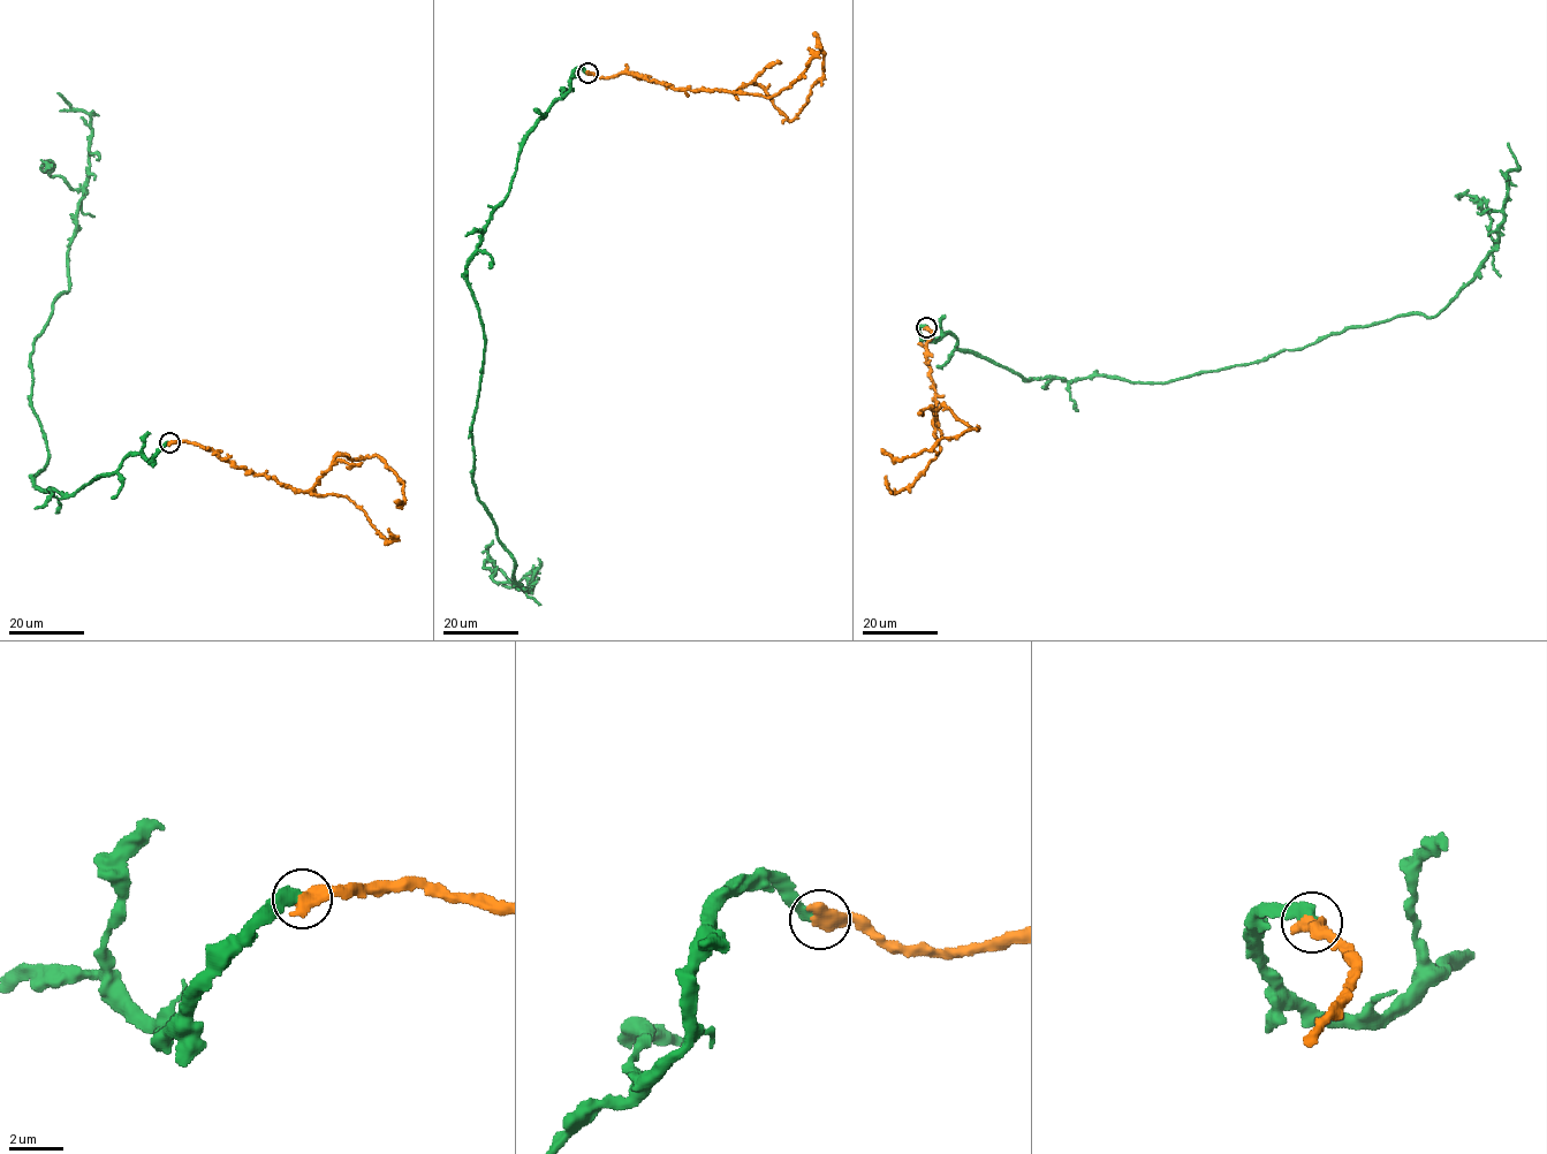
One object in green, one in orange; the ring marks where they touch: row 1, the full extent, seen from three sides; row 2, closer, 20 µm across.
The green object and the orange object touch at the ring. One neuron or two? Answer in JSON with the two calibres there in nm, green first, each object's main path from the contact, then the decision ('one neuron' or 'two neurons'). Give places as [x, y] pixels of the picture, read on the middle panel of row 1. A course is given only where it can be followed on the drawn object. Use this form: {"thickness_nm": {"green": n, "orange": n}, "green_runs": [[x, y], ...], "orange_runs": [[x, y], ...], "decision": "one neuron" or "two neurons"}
{"thickness_nm": {"green": 420, "orange": 600}, "green_runs": [[588, 73], [528, 136], [467, 266], [484, 343], [472, 480], [532, 587], [498, 568]], "orange_runs": [[588, 73], [629, 74], [690, 90], [735, 91], [751, 82], [793, 120], [824, 75], [814, 32]], "decision": "two neurons"}

